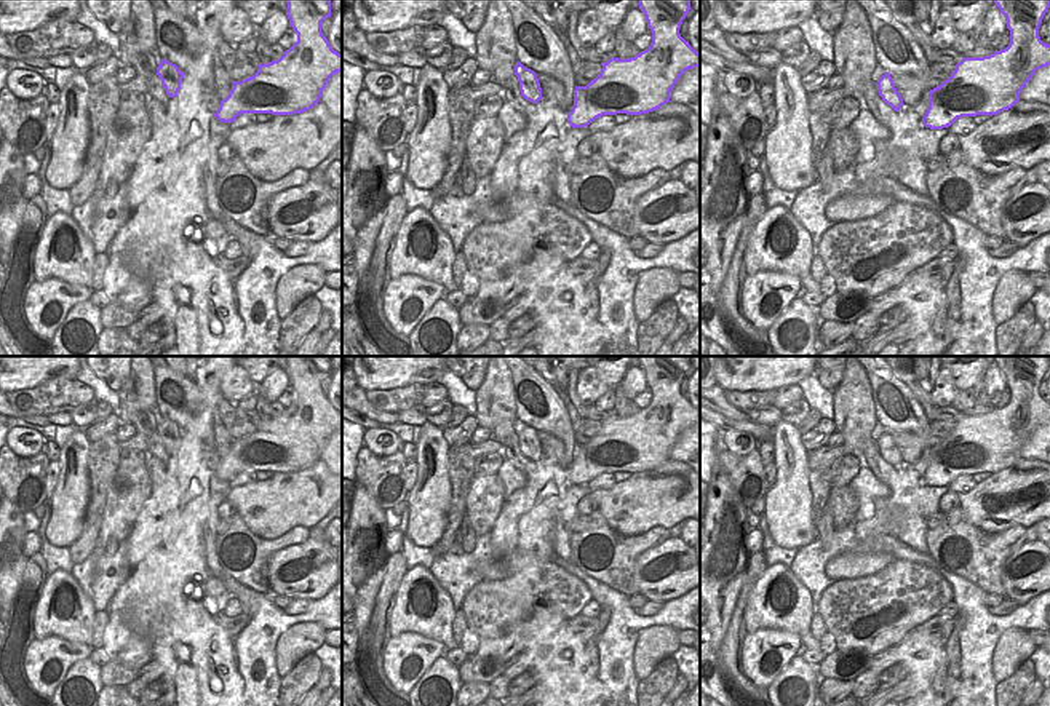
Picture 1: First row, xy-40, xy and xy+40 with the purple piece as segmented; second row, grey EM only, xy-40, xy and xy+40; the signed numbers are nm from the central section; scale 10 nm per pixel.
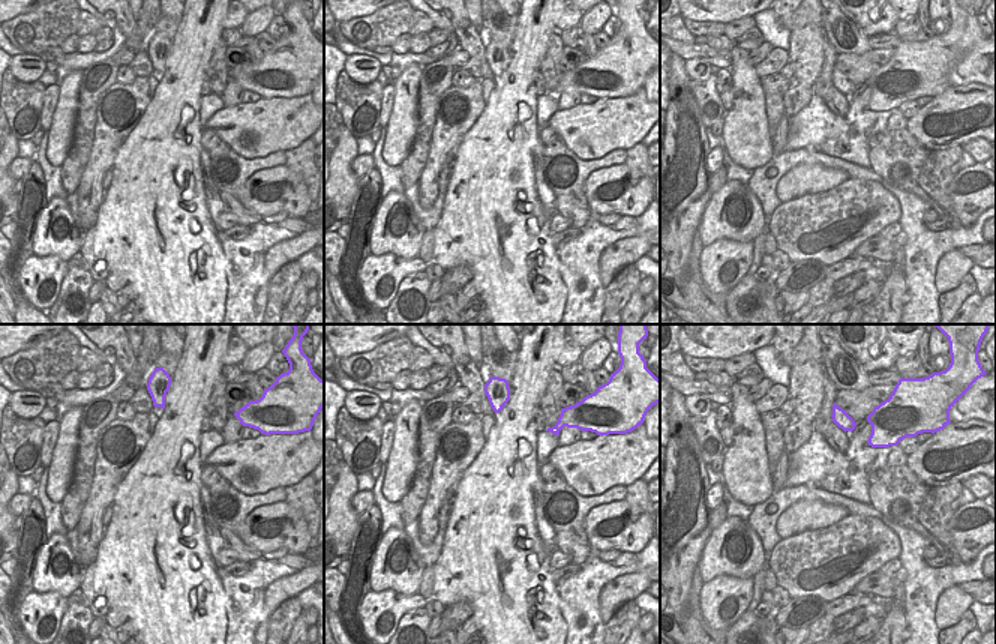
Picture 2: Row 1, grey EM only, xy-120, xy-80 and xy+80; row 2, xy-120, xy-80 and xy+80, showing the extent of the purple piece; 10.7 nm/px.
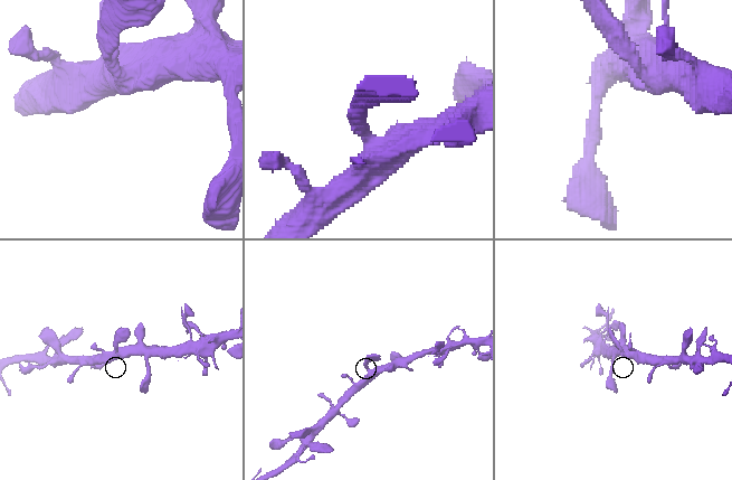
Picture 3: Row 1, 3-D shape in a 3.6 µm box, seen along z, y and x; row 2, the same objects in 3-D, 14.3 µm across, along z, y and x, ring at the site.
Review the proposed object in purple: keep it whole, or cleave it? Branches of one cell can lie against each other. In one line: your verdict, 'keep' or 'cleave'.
keep

